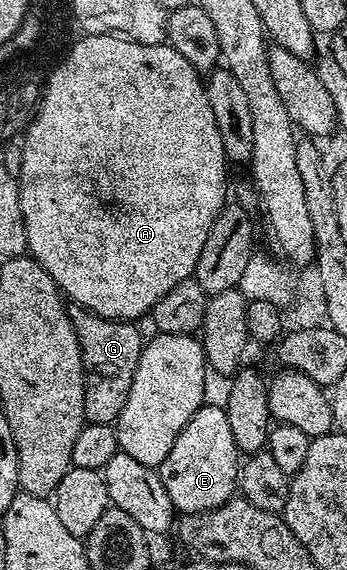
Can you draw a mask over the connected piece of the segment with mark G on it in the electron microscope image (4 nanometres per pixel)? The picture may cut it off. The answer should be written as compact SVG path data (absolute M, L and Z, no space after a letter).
M71 304L67 313L83 355L86 423L114 425L125 406L137 362L143 353L145 336L135 329L134 323L126 320L106 320L104 316L90 312L79 304Z

